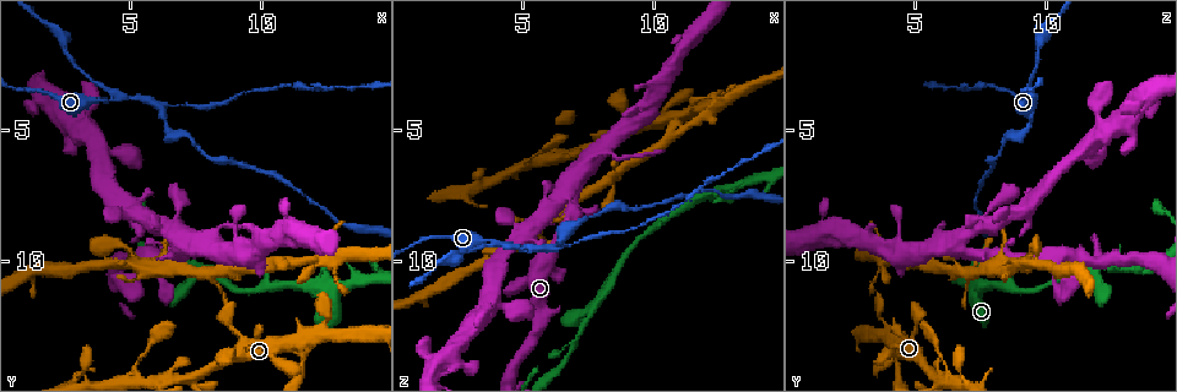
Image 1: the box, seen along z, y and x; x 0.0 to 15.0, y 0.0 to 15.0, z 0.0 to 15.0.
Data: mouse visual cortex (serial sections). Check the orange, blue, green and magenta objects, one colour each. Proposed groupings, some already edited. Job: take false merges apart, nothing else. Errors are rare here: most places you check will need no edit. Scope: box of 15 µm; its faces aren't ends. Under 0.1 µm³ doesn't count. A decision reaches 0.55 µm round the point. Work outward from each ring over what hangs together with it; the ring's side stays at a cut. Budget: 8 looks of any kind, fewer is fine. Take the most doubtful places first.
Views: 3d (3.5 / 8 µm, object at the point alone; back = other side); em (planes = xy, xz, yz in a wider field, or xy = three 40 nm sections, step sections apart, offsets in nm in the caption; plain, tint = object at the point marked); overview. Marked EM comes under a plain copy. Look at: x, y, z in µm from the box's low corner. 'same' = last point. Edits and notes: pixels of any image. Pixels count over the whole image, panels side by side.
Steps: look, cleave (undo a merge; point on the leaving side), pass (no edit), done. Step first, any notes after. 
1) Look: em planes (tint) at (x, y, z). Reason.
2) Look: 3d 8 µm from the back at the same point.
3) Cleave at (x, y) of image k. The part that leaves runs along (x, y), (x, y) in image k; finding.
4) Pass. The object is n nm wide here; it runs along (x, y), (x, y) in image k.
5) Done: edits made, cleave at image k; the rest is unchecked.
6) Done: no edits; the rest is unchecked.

Look: 3d 8 µm from the back at (4.4, 3.7, 9.4). A fork.

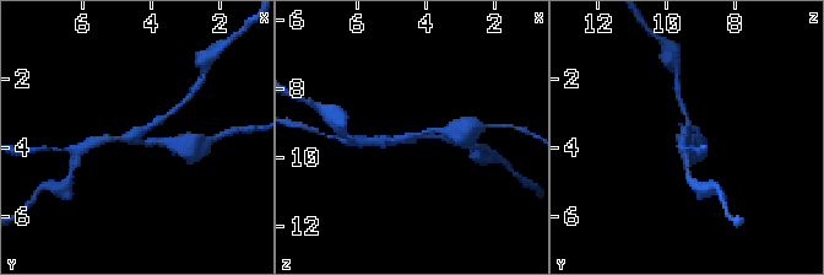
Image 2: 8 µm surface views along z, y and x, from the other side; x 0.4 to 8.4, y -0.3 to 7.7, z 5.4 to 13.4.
Look: em xy step 3 (tint) at (4.3, 3.6, 9.3). 3 arms meet here; the arms are 150, 200, 200 nm wide; shape alone is not enough.

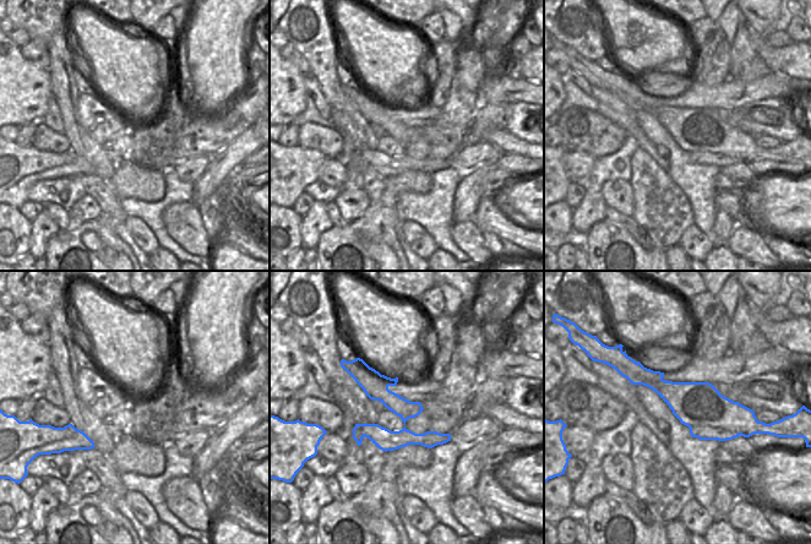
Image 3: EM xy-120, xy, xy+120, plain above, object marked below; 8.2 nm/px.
Cleave at (158, 120) of image 2. The object is 160 nm wide here; a border runs along (690, 426), (723, 426), (739, 434) in image 3; two cells meet here.

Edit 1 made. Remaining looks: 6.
Look: 3d 3.5 µm at (12.2, 11.0, 7.5). Three arms meet.

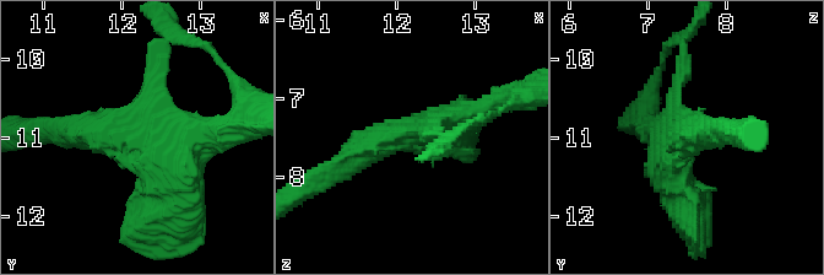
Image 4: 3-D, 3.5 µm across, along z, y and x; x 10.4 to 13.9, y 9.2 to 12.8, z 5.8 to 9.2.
Look: em xy step 2 (tint) at (12.20, 11.05, 7.45).

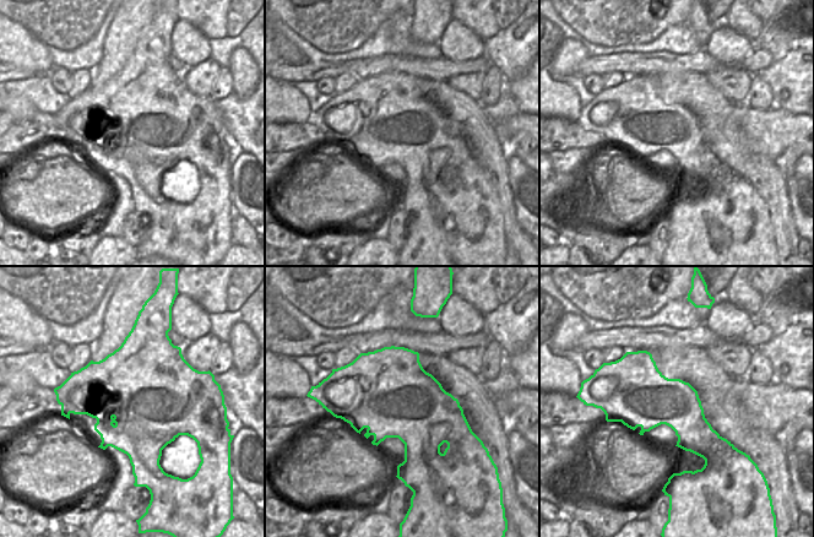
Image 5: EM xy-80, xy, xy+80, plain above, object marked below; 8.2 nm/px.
Look: em xy step 3 (tint) at the same point. Cut it another way.

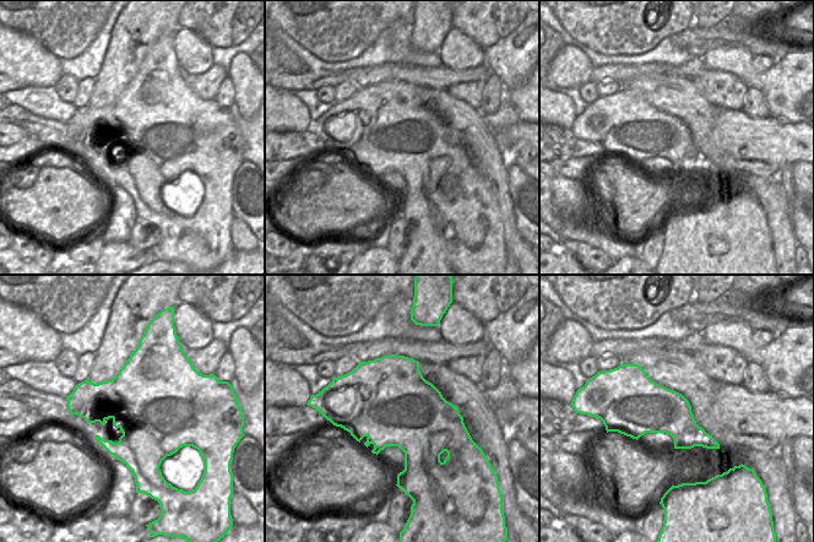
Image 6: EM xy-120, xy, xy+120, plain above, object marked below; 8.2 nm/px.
Pass. It runs along (179, 210), (134, 139), (66, 134) in image 4; continuous, no second cell.

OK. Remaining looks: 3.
Done: edits made, cleave at image 2; the rest is unchecked.

